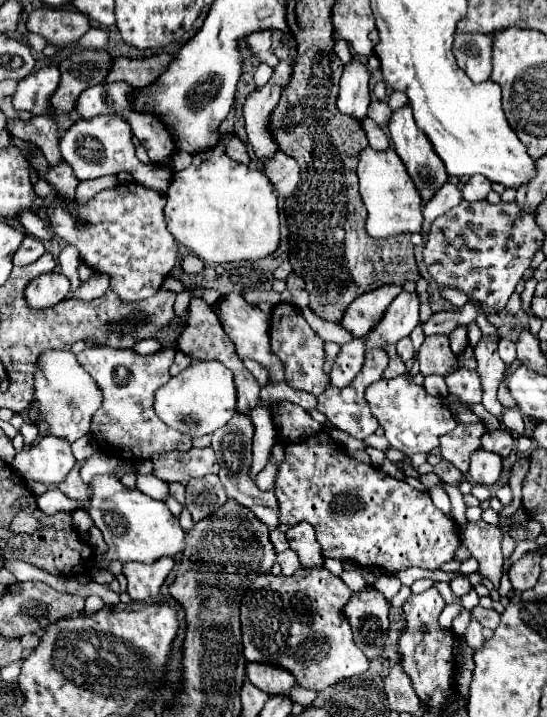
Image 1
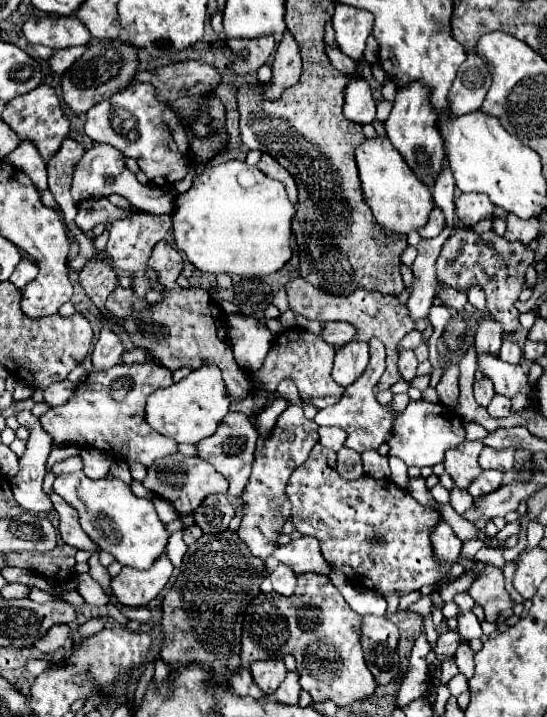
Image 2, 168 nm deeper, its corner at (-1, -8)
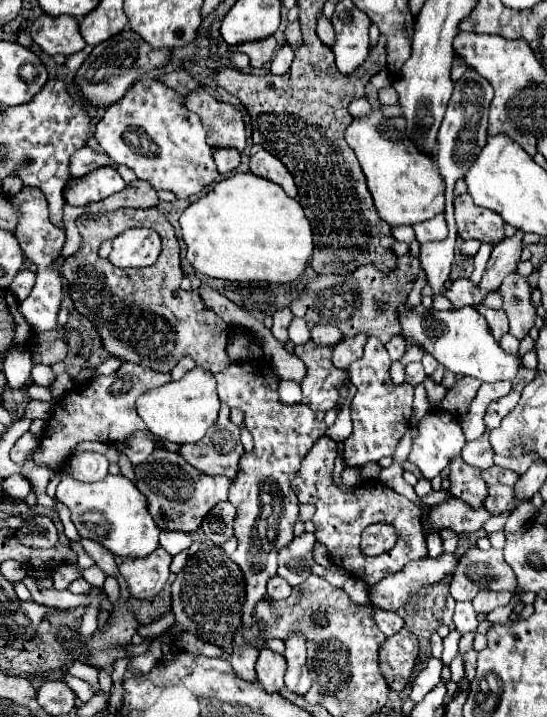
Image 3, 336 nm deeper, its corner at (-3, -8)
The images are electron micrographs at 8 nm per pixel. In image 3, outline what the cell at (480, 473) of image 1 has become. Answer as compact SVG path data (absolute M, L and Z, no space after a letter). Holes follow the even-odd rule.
M492 485L488 489L488 497L484 501L484 507L488 511L492 511L494 515L498 515L498 513L508 509L508 505L512 503L512 497L514 497L512 487L508 487L508 485Z

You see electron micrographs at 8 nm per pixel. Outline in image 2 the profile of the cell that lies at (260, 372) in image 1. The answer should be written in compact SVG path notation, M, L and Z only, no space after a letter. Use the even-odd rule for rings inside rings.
M286 329L282 335L276 337L264 365L254 373L254 383L260 385L264 391L274 391L282 379L294 377L298 392L304 403L314 405L316 409L330 407L342 399L344 387L340 387L332 379L332 361L334 361L334 347L326 345L318 335L304 331L304 329Z

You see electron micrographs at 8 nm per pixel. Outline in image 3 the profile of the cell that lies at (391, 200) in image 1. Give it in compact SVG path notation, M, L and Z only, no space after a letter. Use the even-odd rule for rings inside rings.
M372 109L368 119L354 119L346 129L346 141L366 175L374 207L380 219L390 225L416 225L444 211L444 181L434 161L416 151L404 129L404 117L384 117L380 109ZM386 131L394 131L394 139L388 137Z

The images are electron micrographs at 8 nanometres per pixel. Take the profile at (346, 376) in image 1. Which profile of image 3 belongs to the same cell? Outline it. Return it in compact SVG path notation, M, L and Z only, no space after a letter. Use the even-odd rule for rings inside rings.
M358 335L352 339L342 339L338 345L334 345L332 361L338 369L348 369L352 361L358 361L362 357L362 349L366 345L366 337Z

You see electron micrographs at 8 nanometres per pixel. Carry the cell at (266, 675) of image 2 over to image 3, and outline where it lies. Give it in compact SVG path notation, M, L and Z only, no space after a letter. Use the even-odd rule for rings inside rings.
M268 647L260 649L258 661L256 661L256 675L258 675L258 683L264 687L264 691L278 693L284 687L284 679L282 679L284 671L286 671L284 655L278 655Z

